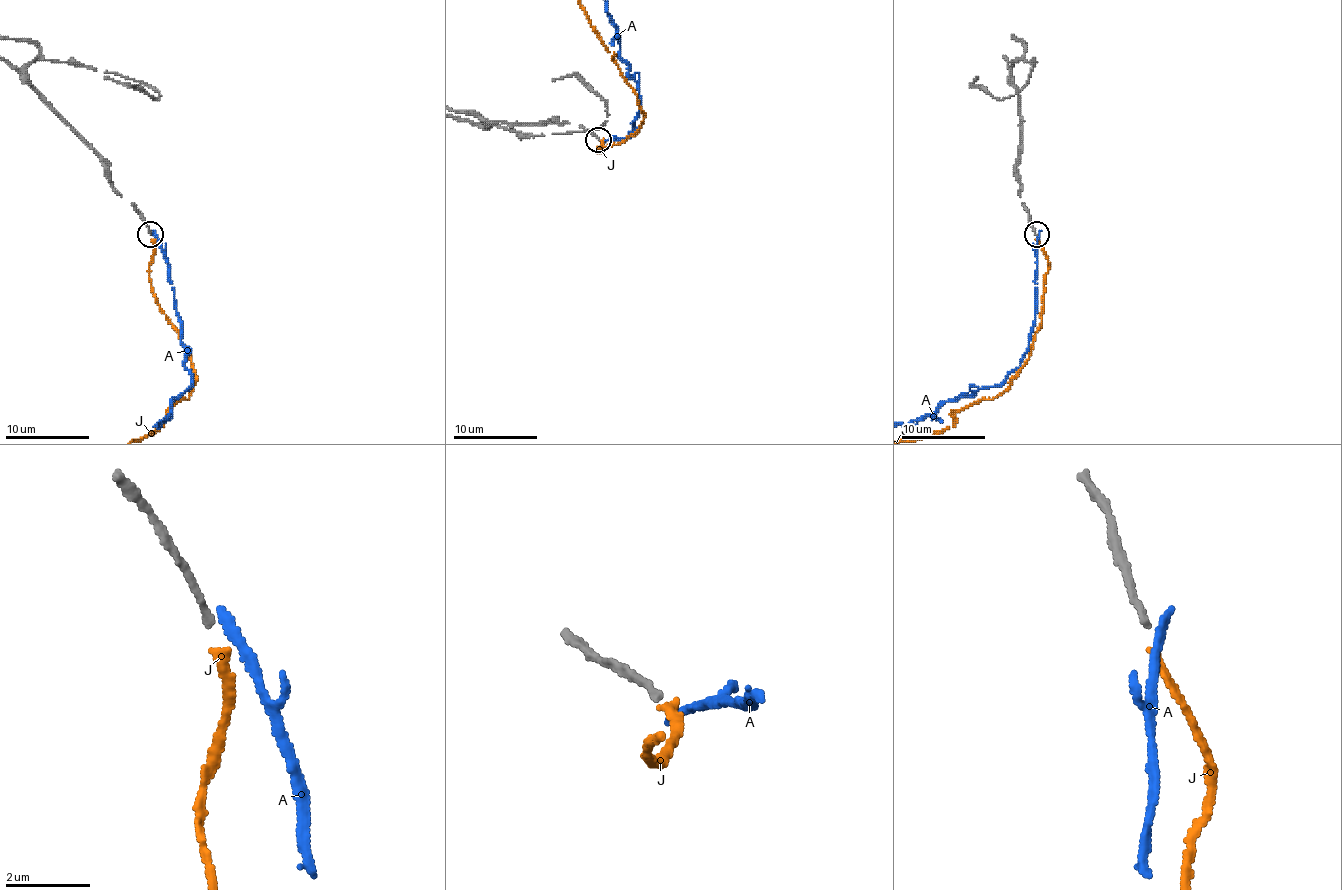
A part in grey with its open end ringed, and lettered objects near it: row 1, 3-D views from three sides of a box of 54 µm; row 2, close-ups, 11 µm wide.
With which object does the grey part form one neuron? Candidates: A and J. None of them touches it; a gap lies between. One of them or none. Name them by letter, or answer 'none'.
J

